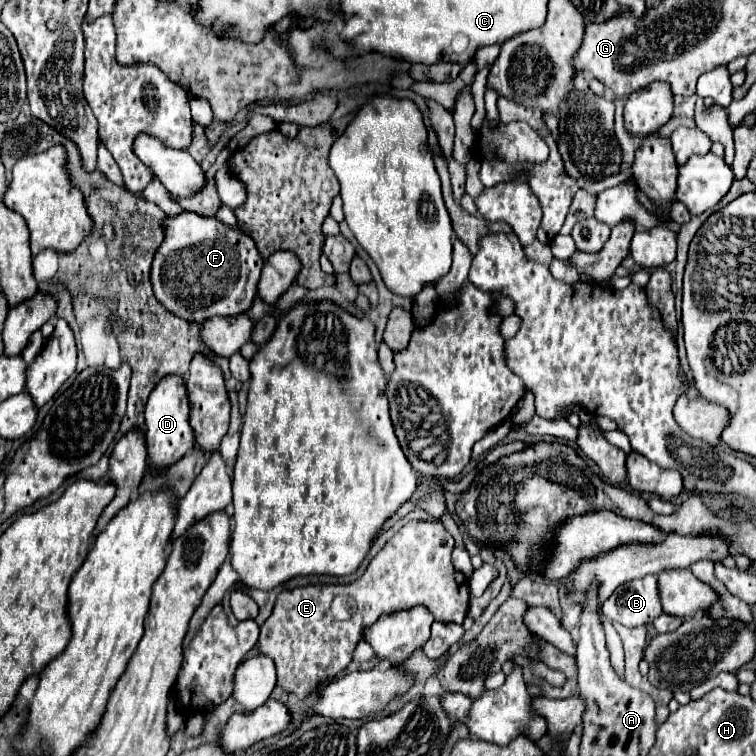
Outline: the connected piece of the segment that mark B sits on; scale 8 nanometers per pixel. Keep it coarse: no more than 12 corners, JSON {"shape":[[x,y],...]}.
{"shape":[[656,576],[620,584],[602,614],[626,628],[662,614]]}

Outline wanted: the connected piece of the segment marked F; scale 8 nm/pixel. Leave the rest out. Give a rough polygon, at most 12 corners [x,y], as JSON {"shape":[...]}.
{"shape":[[182,212],[152,264],[184,320],[244,314],[262,256],[246,232]]}

